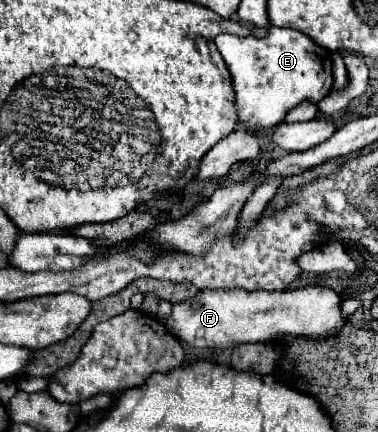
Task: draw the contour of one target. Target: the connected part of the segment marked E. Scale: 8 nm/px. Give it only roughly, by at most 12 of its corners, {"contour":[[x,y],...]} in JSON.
{"contour":[[296,29],[222,33],[238,121],[274,127],[332,89],[330,51]]}

